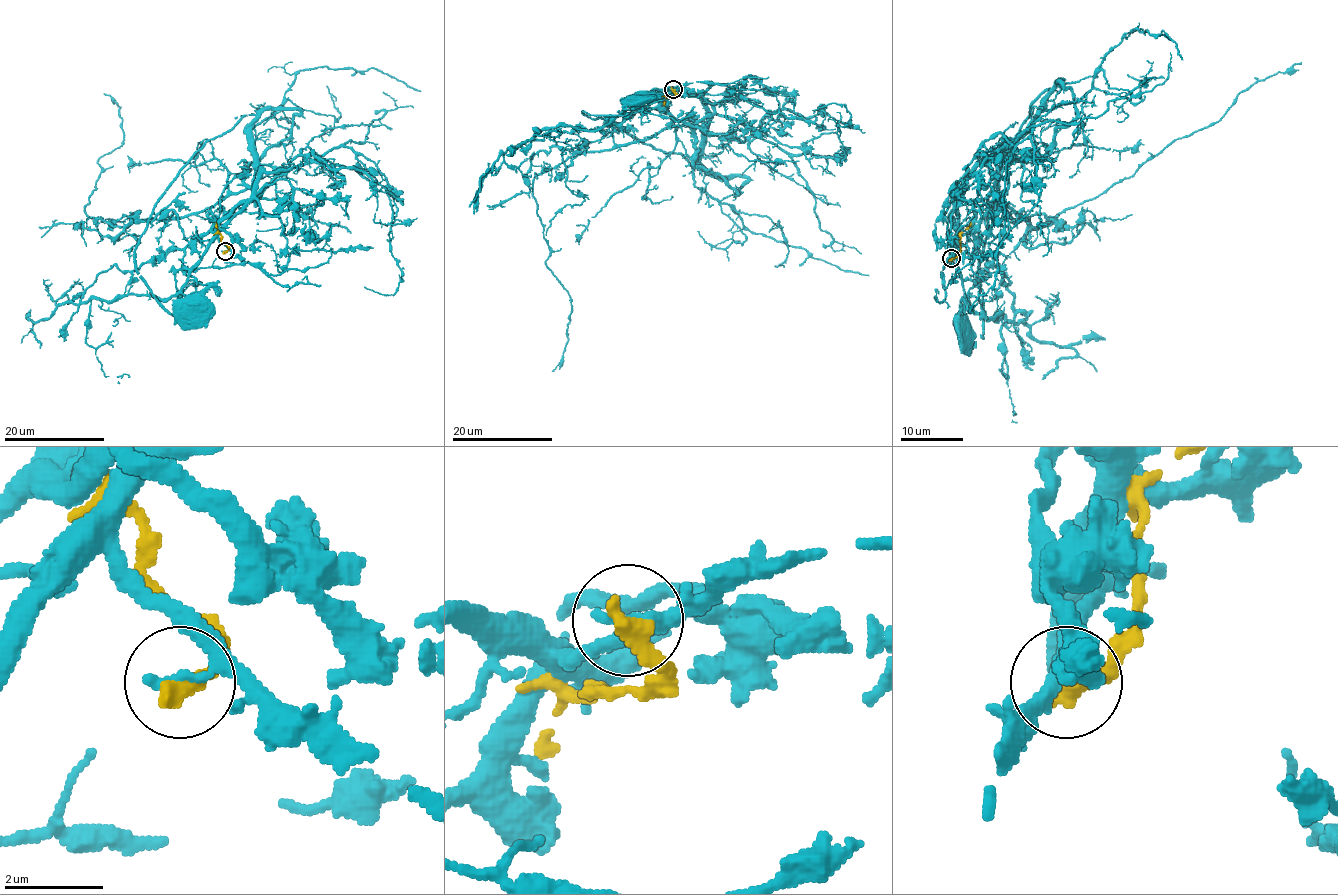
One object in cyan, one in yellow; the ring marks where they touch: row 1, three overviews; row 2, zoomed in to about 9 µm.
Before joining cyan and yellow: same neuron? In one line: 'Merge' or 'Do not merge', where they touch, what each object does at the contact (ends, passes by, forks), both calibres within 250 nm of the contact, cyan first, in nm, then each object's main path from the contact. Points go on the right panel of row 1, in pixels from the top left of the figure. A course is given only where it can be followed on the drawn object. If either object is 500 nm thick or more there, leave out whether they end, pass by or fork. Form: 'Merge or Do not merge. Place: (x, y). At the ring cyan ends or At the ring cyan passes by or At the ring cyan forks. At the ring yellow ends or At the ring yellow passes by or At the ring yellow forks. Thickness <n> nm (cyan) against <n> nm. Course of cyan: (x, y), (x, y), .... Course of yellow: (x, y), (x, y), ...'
Do not merge. Place: (951, 258). At the ring cyan passes by. At the ring yellow ends. Thickness 190 nm (cyan) against 440 nm. Course of cyan: (951, 259), (954, 243), (951, 262), (970, 307), (962, 329). Course of yellow: (951, 259), (959, 251), (961, 233), (970, 221)

